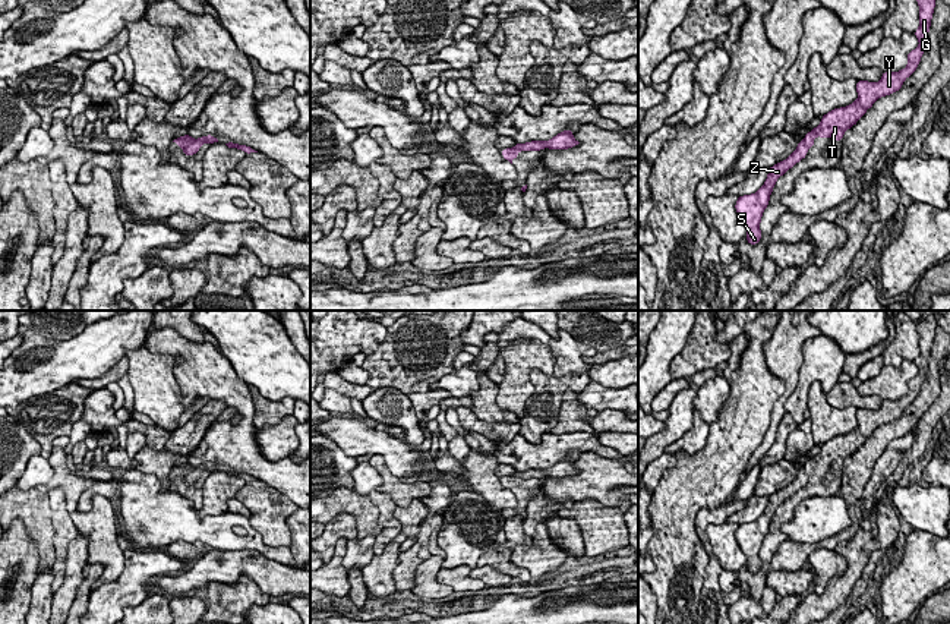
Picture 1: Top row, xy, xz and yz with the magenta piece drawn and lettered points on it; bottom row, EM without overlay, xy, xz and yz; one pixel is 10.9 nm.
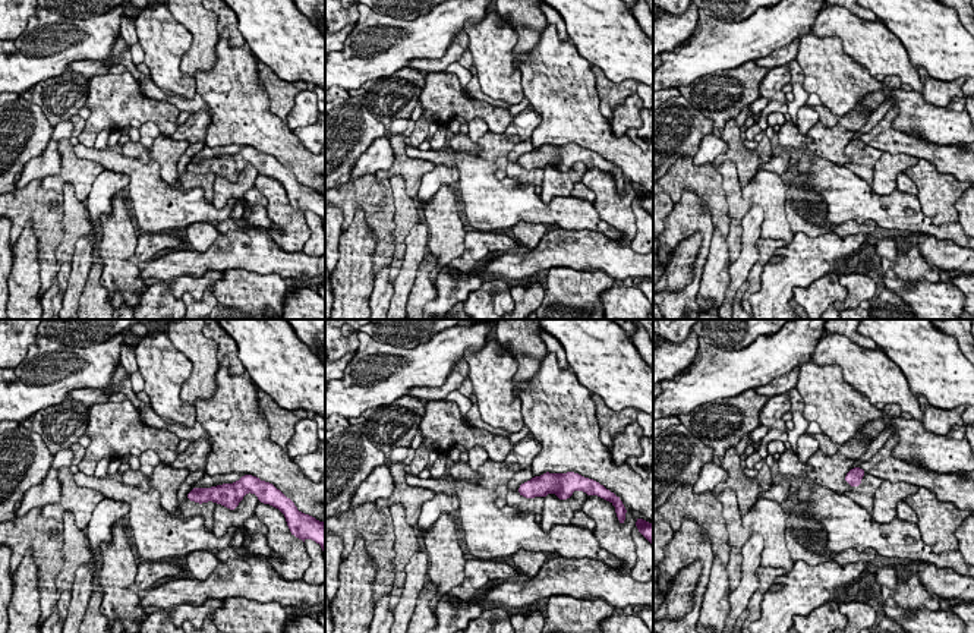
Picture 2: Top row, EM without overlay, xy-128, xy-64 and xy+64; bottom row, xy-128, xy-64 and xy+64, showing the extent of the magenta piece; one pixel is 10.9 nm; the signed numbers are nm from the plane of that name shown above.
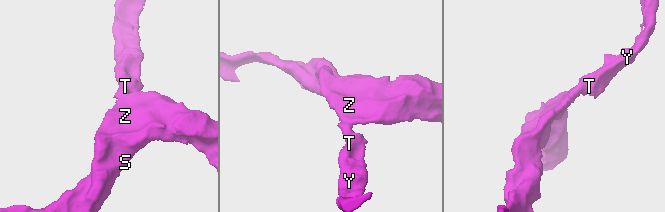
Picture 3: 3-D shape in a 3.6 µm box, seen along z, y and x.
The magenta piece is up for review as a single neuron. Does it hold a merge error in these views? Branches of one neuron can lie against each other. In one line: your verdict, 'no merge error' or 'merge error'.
merge error

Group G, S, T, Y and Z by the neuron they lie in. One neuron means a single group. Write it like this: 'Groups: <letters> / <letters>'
Groups: G T Y / S Z

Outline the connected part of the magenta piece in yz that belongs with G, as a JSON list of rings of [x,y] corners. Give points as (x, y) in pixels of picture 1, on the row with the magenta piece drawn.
[[[916,0],[916,3],[919,6],[919,28],[913,34],[919,45],[908,53],[908,66],[899,72],[883,72],[877,83],[856,81],[858,98],[852,104],[834,108],[820,117],[821,123],[804,136],[804,142],[808,148],[814,146],[815,136],[826,139],[833,138],[836,142],[843,141],[845,132],[855,126],[878,98],[900,91],[905,79],[916,70],[928,44],[935,0]]]

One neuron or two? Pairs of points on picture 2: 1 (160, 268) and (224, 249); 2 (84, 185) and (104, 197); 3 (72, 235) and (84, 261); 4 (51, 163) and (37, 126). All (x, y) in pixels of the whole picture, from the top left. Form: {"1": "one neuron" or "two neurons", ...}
{"1": "one neuron", "2": "two neurons", "3": "two neurons", "4": "one neuron"}

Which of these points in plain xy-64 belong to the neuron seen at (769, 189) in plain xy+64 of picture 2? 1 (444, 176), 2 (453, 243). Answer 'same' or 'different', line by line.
1: different
2: same

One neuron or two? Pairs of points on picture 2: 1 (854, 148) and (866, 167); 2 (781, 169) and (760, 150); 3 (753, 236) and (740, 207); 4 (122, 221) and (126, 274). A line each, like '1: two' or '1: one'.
1: one
2: two
3: two
4: one

